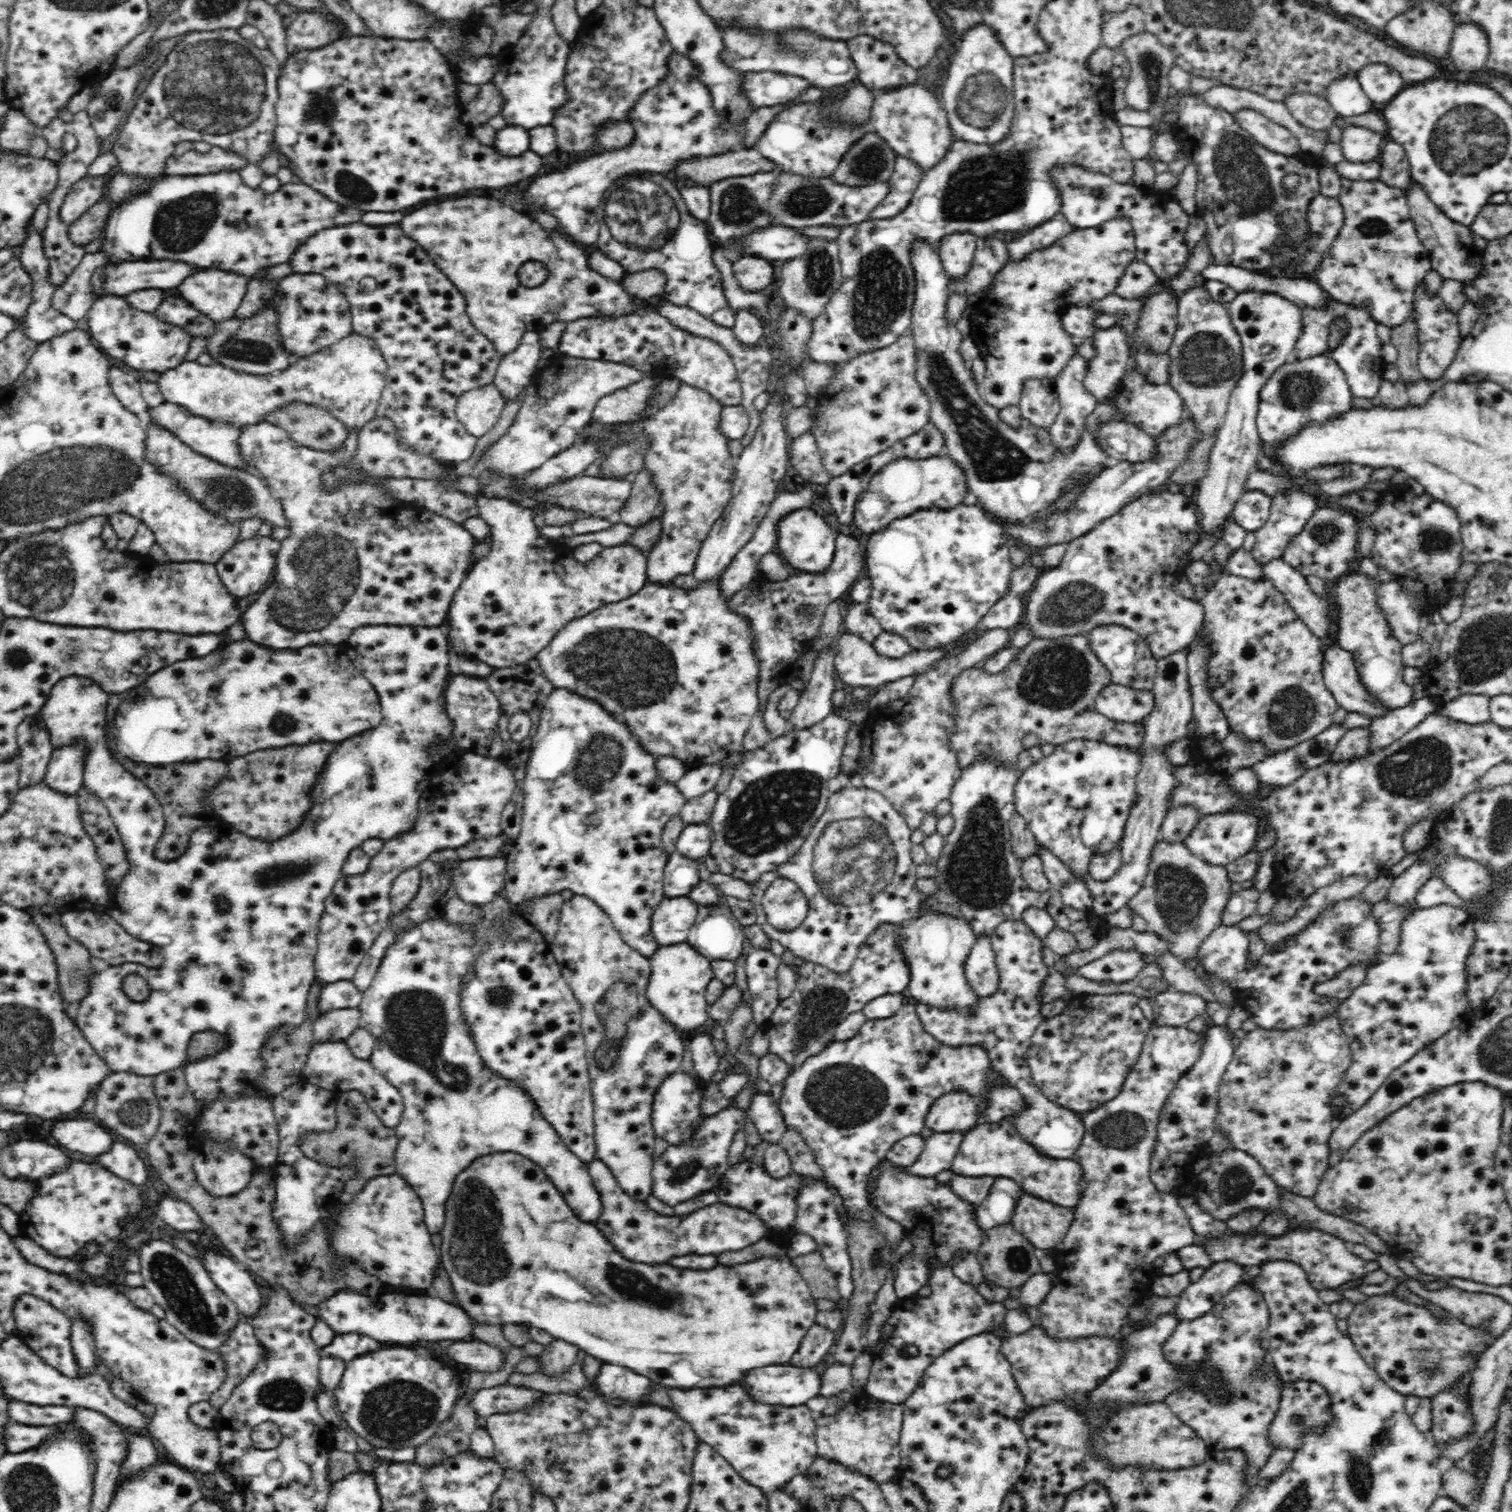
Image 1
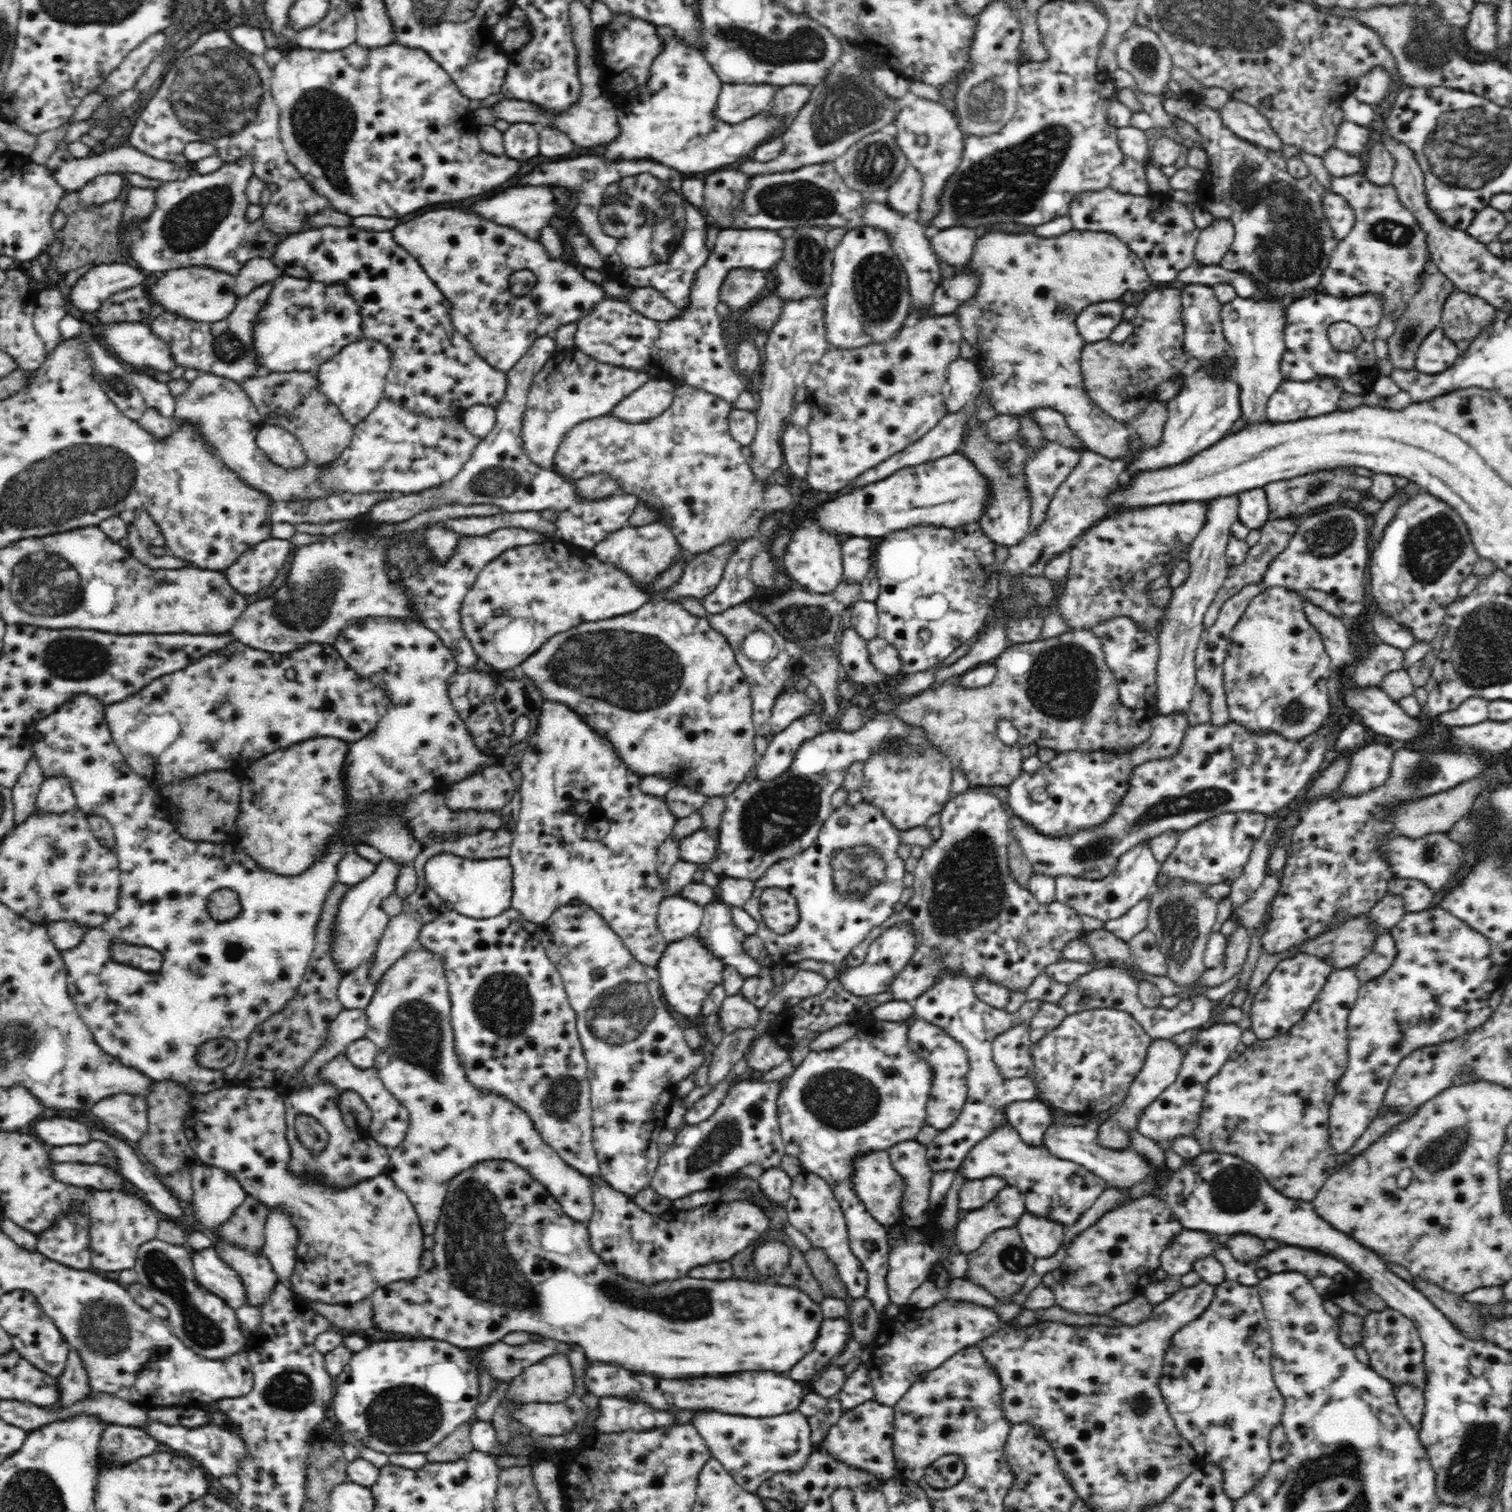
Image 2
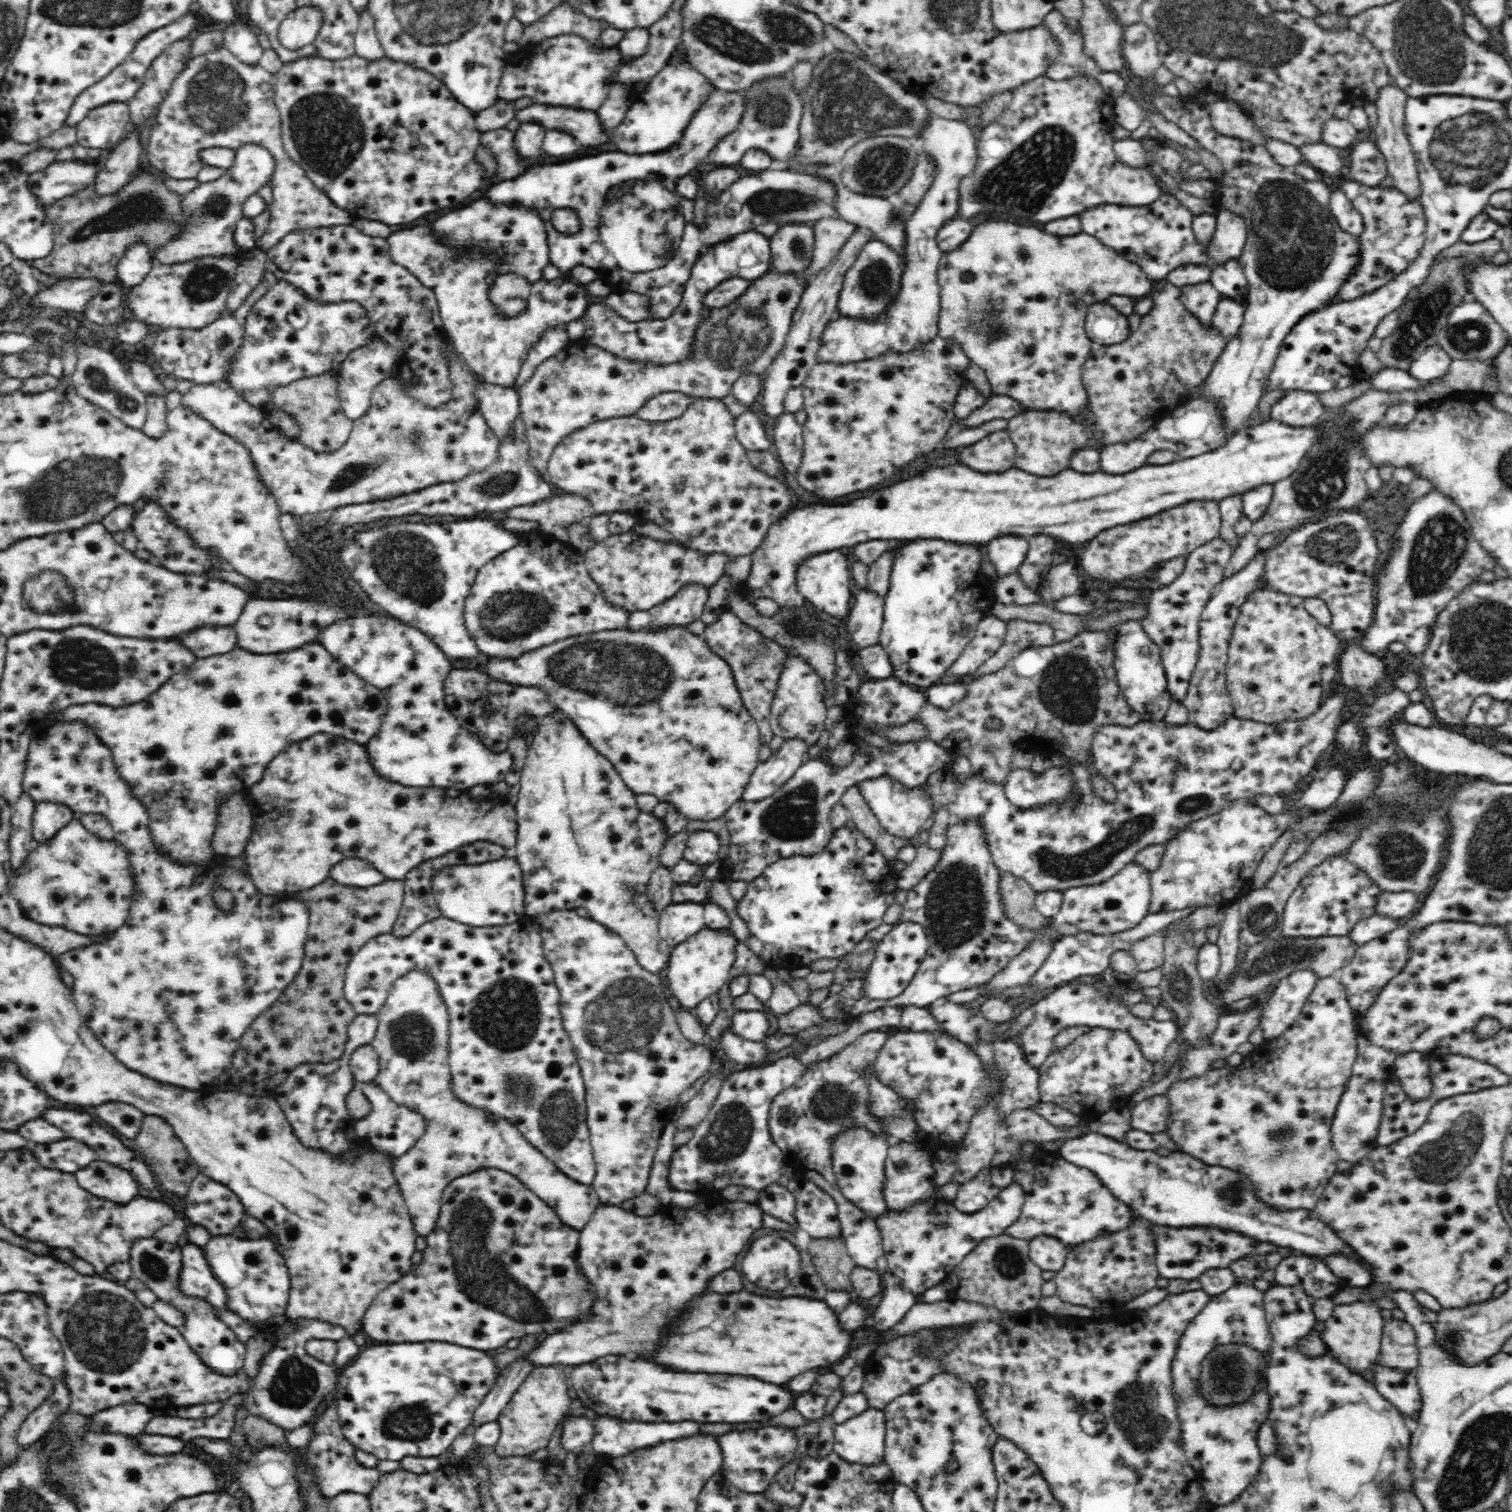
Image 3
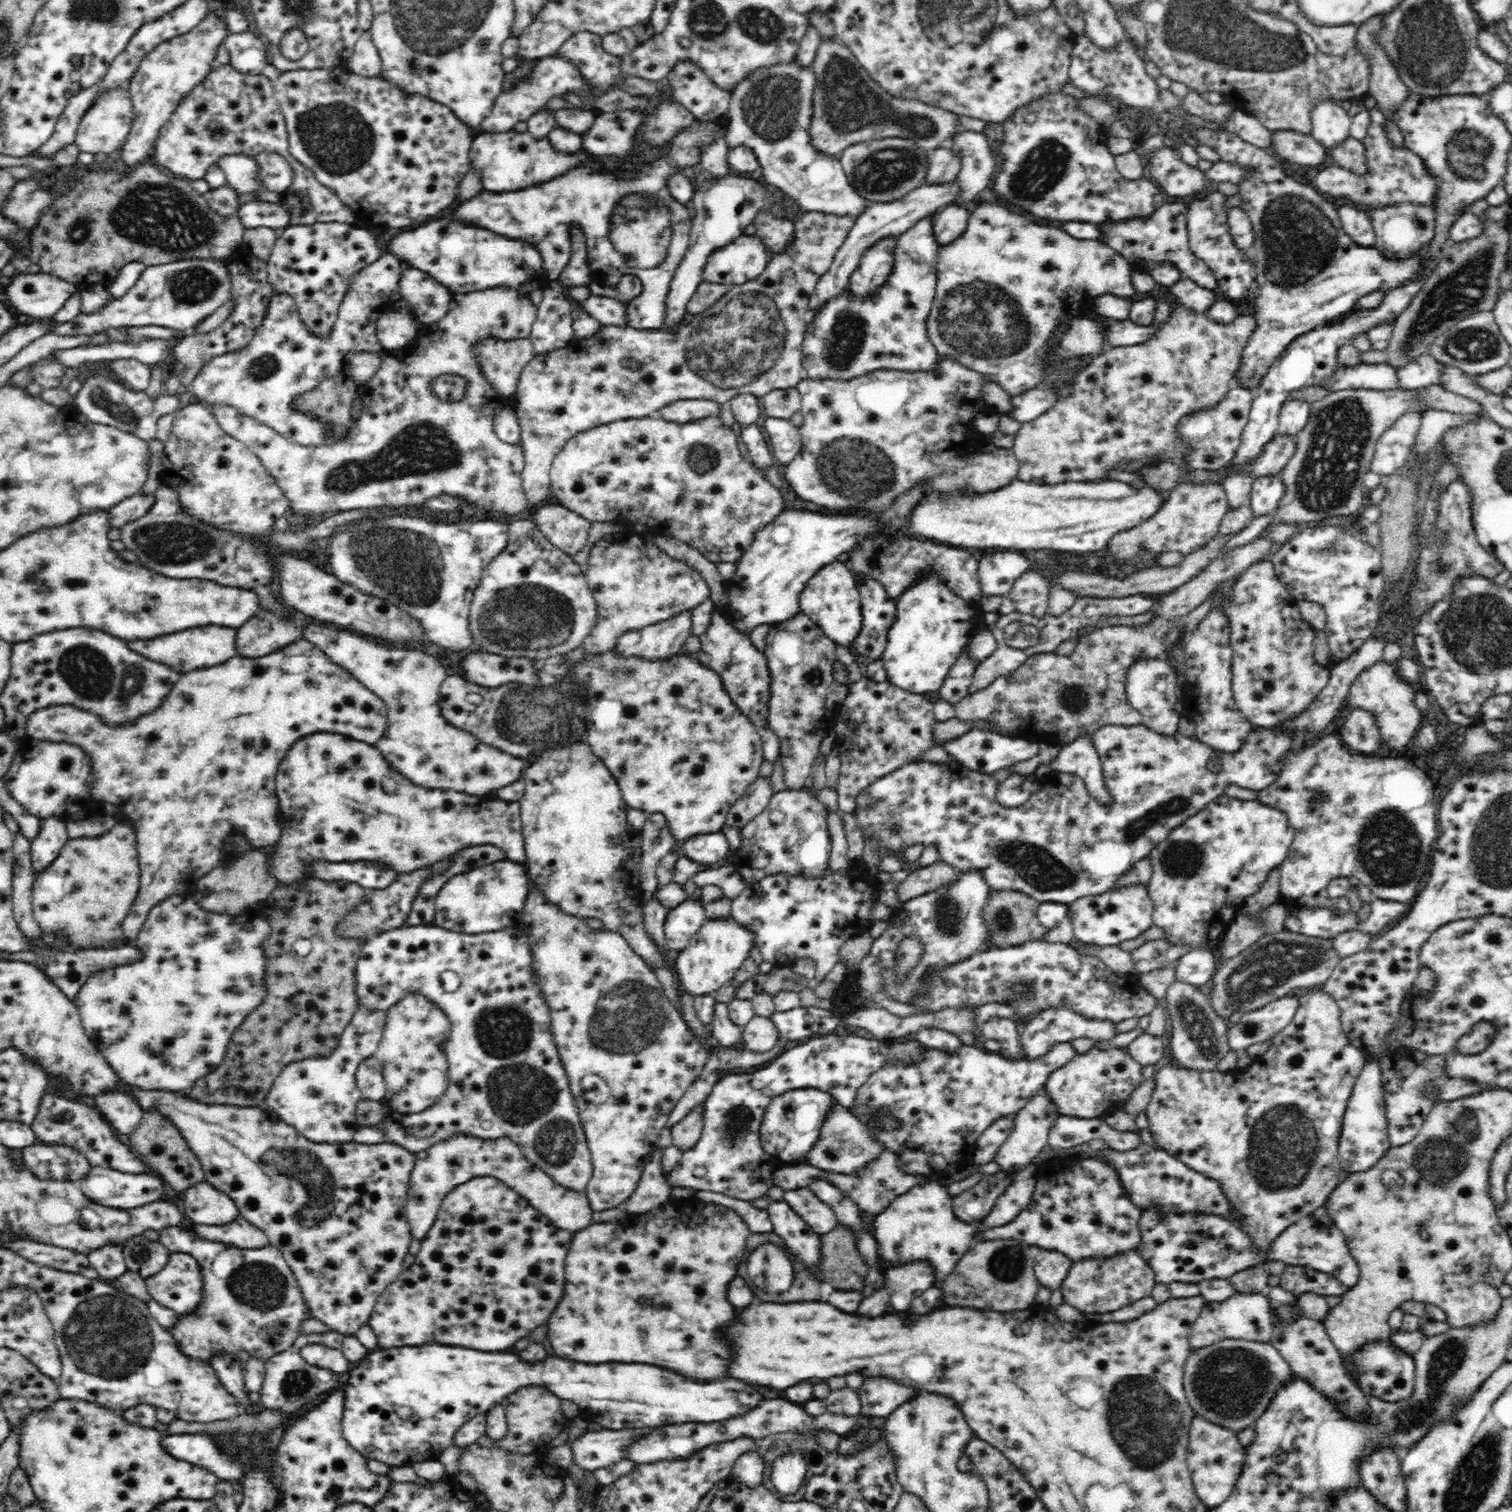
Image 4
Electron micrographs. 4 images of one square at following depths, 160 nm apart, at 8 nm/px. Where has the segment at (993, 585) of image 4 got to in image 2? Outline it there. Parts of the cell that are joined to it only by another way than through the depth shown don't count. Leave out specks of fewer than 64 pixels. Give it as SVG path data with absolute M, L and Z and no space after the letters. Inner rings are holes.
M976 422L972 424L972 430L976 432L976 436L966 436L964 444L960 445L960 452L964 452L972 460L975 468L986 478L986 485L989 485L990 506L986 506L979 522L990 541L1009 550L1030 533L1031 498L1023 470L1032 457L1033 450L1025 446L1022 440L1016 439L1002 446L992 444L986 440L986 430Z

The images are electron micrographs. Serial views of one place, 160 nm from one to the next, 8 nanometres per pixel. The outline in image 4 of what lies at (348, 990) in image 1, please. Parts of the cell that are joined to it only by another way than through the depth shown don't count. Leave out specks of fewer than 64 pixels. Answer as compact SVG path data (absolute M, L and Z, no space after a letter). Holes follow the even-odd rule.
M434 924L402 926L383 931L362 944L355 964L355 994L361 1006L387 1011L406 994L420 993L446 1013L451 1031L443 1044L448 1054L448 1090L440 1100L436 1100L438 1106L406 1116L384 1106L382 1126L360 1127L354 1134L354 1142L362 1145L394 1142L394 1145L402 1145L406 1151L417 1154L428 1150L434 1143L446 1142L446 1139L456 1136L492 1140L509 1138L521 1148L529 1162L544 1170L559 1186L582 1192L593 1176L592 1156L581 1126L577 1098L570 1091L566 1071L550 1033L550 1011L544 993L534 982L528 938L526 935L517 938L515 931L514 927L506 927L494 932L466 934ZM447 970L453 970L460 977L460 986L455 992L447 992L442 987L440 974Z

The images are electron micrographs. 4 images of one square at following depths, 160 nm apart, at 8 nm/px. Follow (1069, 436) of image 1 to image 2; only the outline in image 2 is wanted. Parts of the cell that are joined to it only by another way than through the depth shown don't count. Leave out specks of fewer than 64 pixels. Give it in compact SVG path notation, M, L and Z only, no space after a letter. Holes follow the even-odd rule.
M1056 442L1046 443L1025 464L1027 487L1031 498L1030 532L1046 519L1049 504L1057 488L1078 464L1080 453Z

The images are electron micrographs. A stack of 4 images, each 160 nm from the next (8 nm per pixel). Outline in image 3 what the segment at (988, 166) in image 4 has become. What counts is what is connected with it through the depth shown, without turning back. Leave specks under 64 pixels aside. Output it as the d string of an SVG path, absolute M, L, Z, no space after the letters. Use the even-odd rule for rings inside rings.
M935 115L929 120L918 140L924 140L923 152L934 160L938 176L931 190L905 222L907 239L901 253L901 290L894 302L874 321L837 314L822 332L816 363L838 362L838 365L843 365L879 357L888 351L909 353L936 338L941 306L937 272L943 253L938 246L937 235L940 228L958 212L960 182L974 174L975 166L978 166L977 137L977 130L965 121L947 120Z

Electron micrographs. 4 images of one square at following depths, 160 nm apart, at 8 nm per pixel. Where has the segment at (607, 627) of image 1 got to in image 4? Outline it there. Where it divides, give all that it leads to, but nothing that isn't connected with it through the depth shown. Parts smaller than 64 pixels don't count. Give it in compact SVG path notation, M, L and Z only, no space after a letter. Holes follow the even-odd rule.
M614 651L600 654L600 656L588 656L584 662L574 664L574 675L578 681L586 684L588 678L588 692L590 700L588 704L576 704L574 713L579 718L588 720L588 744L593 753L609 768L609 772L617 780L618 787L622 793L622 799L626 801L628 808L638 809L651 815L660 813L664 815L665 826L672 835L674 842L682 844L685 840L696 835L715 833L721 830L725 825L726 814L729 814L730 807L741 796L744 796L746 789L750 784L754 784L759 778L760 765L765 760L763 755L762 741L753 722L744 715L734 705L726 689L722 687L720 676L707 668L701 666L692 655L680 654L670 658L670 660L658 660L658 662L645 662L640 658L619 658ZM486 652L470 654L460 662L462 677L478 686L497 687L506 682L521 682L530 685L536 682L534 666L528 658L506 658Z

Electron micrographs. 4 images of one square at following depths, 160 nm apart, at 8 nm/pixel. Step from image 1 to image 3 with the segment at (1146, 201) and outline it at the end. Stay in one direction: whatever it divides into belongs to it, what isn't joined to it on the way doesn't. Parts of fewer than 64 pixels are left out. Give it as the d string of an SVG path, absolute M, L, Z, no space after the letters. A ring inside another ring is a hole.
M1162 194L1154 204L1138 208L1104 204L1086 209L1079 218L1083 233L1102 238L1101 243L1138 263L1152 281L1164 282L1166 274L1185 264L1212 265L1211 257L1193 234L1195 216L1174 195Z

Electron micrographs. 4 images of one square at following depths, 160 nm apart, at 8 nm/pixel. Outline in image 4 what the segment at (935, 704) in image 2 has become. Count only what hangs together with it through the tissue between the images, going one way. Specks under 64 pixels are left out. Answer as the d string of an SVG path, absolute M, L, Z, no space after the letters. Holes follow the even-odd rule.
M1266 534L1250 540L1244 546L1225 550L1198 576L1155 600L1152 620L1136 626L1102 627L1082 636L1072 656L1037 653L1027 658L1017 670L990 683L990 686L969 693L958 706L956 717L963 722L987 721L1003 734L1018 734L1026 740L1036 740L1042 734L1054 734L1060 744L1074 742L1080 735L1092 736L1106 725L1134 726L1142 723L1126 694L1128 670L1138 660L1163 658L1171 646L1170 634L1180 628L1183 618L1200 606L1220 583L1236 579L1249 566L1265 561L1277 543Z

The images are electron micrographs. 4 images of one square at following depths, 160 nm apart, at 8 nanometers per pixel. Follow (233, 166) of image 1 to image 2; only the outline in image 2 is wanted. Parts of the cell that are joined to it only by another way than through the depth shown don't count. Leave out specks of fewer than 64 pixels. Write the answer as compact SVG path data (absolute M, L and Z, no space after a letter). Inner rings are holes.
M121 147L110 151L98 150L86 158L74 158L70 151L68 151L68 148L67 150L57 149L44 166L65 193L82 190L82 187L86 186L90 180L94 180L105 173L136 173L146 178L160 180L163 183L184 179L187 174L185 170L177 168L172 162L154 160L150 156L140 153L140 151L134 147Z

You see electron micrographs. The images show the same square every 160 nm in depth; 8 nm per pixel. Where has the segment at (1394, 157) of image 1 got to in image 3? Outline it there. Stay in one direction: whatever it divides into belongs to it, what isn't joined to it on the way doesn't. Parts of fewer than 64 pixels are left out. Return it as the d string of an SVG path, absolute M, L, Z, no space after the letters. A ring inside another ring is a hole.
M1360 141L1350 147L1350 159L1347 169L1350 181L1368 187L1378 187L1389 174L1382 152L1370 141Z

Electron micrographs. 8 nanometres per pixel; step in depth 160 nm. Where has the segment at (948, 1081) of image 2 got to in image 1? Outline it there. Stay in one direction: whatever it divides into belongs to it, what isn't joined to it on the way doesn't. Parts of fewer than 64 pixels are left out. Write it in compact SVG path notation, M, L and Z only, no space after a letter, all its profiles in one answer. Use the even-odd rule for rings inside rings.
M952 1090L936 1098L925 1119L925 1126L935 1133L968 1131L979 1116L974 1096L965 1090Z

